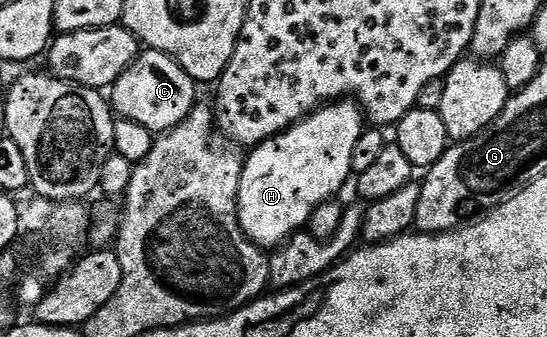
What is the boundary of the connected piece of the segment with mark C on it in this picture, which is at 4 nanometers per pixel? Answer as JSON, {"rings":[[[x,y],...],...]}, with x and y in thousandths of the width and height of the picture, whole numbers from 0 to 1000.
{"rings":[[[265,145],[207,243],[203,315],[219,350],[247,359],[247,371],[261,371],[271,389],[300,395],[346,344],[362,303],[360,267],[356,237],[311,163]]]}

